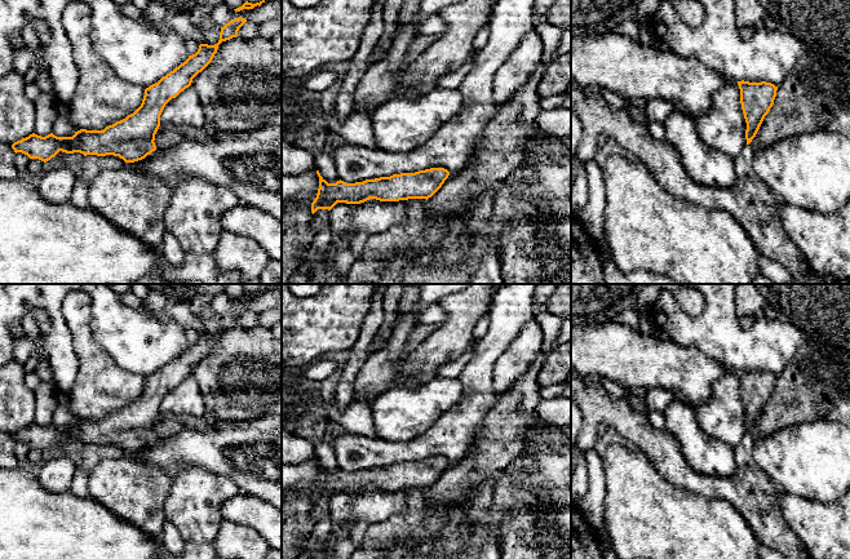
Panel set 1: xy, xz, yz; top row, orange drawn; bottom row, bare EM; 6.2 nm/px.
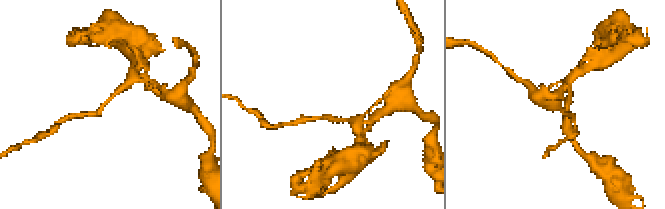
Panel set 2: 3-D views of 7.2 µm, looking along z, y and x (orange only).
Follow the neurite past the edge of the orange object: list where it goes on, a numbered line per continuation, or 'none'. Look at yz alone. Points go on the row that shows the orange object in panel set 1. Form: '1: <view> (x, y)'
none

